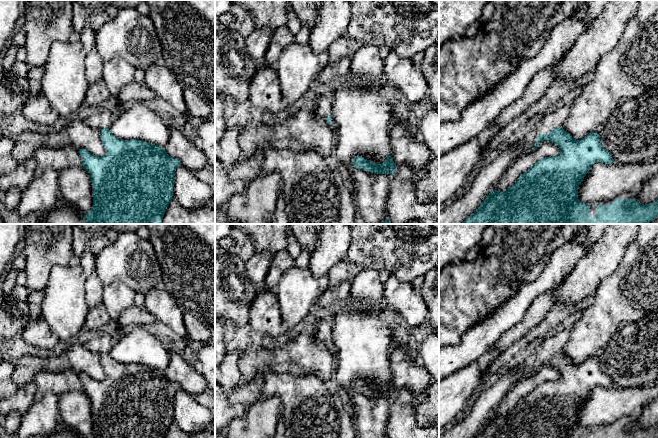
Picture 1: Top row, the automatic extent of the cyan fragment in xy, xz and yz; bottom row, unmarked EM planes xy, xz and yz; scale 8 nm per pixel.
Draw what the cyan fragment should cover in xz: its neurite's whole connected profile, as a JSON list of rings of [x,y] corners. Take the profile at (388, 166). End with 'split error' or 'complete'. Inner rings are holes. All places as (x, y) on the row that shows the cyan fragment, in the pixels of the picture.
[[[389,155],[382,164],[376,164],[371,160],[364,159],[362,156],[355,157],[353,167],[356,169],[364,169],[366,172],[374,174],[390,174],[391,176],[397,169],[393,158]]]; complete

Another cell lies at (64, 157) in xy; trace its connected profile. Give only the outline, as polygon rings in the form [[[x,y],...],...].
[[[72,145],[57,148],[40,147],[36,149],[33,156],[37,162],[35,177],[42,175],[47,168],[53,168],[57,172],[60,172],[68,168],[83,167],[79,150]]]

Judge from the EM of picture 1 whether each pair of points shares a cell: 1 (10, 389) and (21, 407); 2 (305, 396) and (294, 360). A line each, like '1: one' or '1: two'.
1: two
2: two

